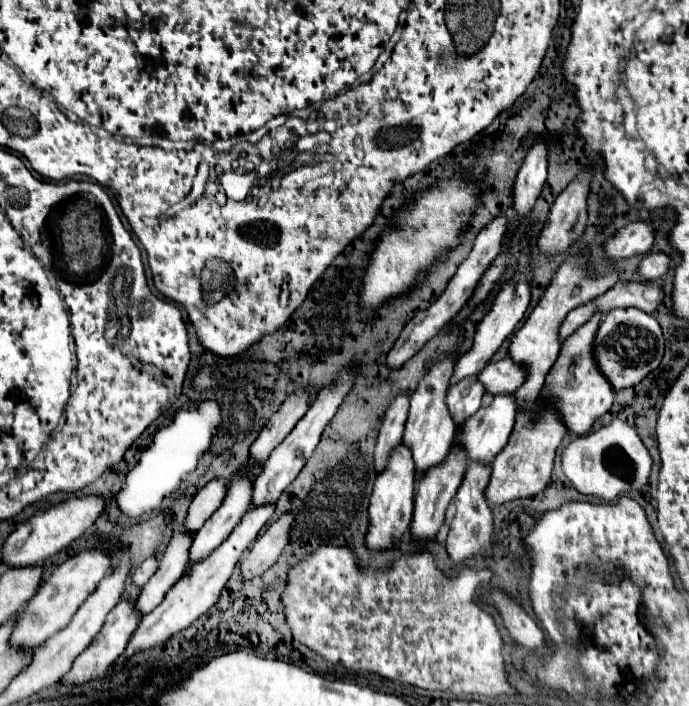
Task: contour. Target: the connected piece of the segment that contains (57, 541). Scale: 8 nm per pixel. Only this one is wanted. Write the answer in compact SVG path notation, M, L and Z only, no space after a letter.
M84 495L84 497L70 497L48 511L32 515L28 521L20 523L14 533L6 539L2 549L2 559L8 567L28 567L44 563L48 557L56 555L60 549L68 547L74 539L78 539L86 529L94 525L94 521L104 511L106 501L98 495Z

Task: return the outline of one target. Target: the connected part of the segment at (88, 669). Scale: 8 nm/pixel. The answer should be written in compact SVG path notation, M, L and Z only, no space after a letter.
M120 599L120 603L116 605L116 609L112 613L108 613L106 617L106 623L102 627L102 631L94 637L94 641L82 651L82 655L76 657L72 669L62 677L62 683L66 685L84 685L88 683L92 677L98 677L98 675L104 675L108 671L108 667L124 653L124 647L128 645L128 639L132 635L132 631L136 631L136 627L140 625L140 611L136 611L136 605L134 601L130 599Z

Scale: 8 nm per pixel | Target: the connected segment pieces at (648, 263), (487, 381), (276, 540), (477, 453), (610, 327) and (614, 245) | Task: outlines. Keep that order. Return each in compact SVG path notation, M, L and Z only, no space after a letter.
M650 253L650 255L646 255L644 261L640 263L638 273L640 273L642 279L654 281L654 279L662 277L662 275L668 271L670 261L672 261L672 257L666 255L666 253Z
M502 359L502 361L490 361L484 371L478 375L480 383L484 383L488 393L504 393L504 391L516 391L520 383L524 383L524 371L512 363L512 359Z
M284 513L268 527L268 531L264 535L260 535L256 539L256 543L252 545L252 551L242 561L242 577L244 579L258 577L276 563L276 559L280 557L282 549L286 547L288 539L290 539L292 523L294 523L294 515Z
M494 395L490 407L480 407L470 419L464 421L458 433L458 443L468 451L468 459L488 463L496 457L514 427L516 395Z
M636 307L612 309L610 313L604 315L602 325L596 333L594 355L596 355L600 371L610 381L614 391L634 387L650 371L654 371L662 361L664 337L662 337L660 323L652 315L648 315Z
M644 221L628 223L606 241L604 251L612 261L648 253L654 245L654 235L656 235L656 227L652 223L644 223Z

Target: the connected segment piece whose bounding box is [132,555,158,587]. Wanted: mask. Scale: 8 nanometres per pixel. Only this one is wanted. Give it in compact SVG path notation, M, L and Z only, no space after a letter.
M152 555L152 557L148 557L148 559L132 573L132 581L142 587L144 583L148 583L148 579L150 579L156 571L158 571L158 559Z

